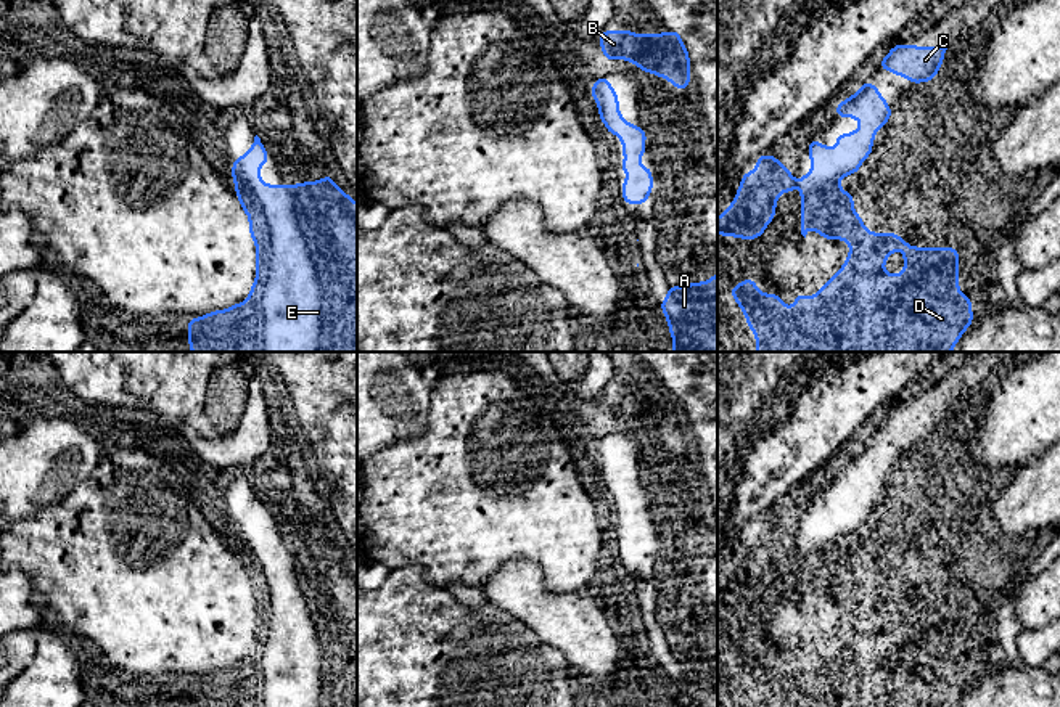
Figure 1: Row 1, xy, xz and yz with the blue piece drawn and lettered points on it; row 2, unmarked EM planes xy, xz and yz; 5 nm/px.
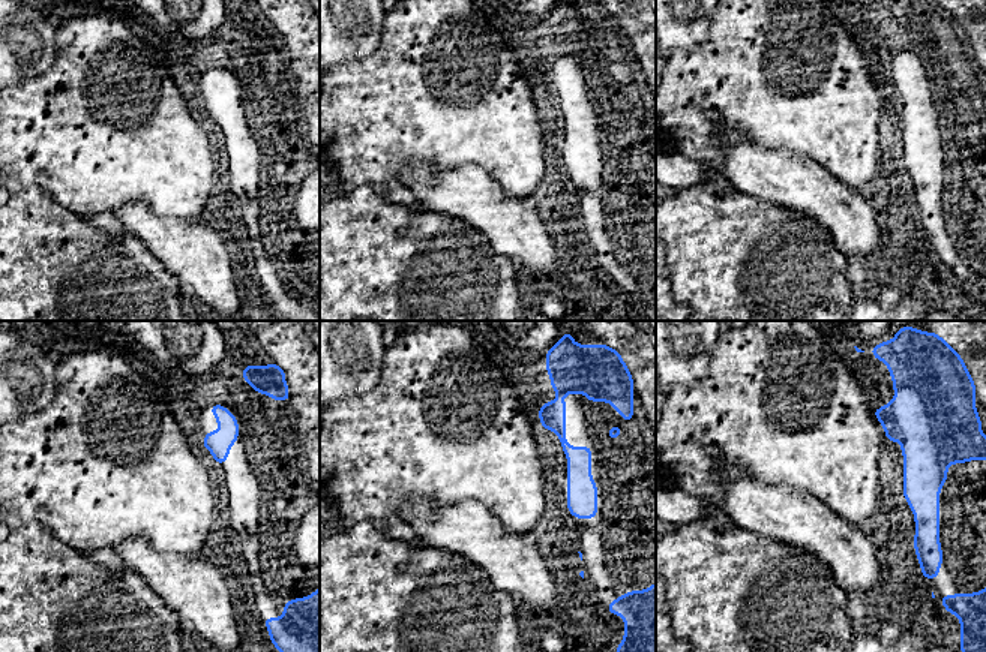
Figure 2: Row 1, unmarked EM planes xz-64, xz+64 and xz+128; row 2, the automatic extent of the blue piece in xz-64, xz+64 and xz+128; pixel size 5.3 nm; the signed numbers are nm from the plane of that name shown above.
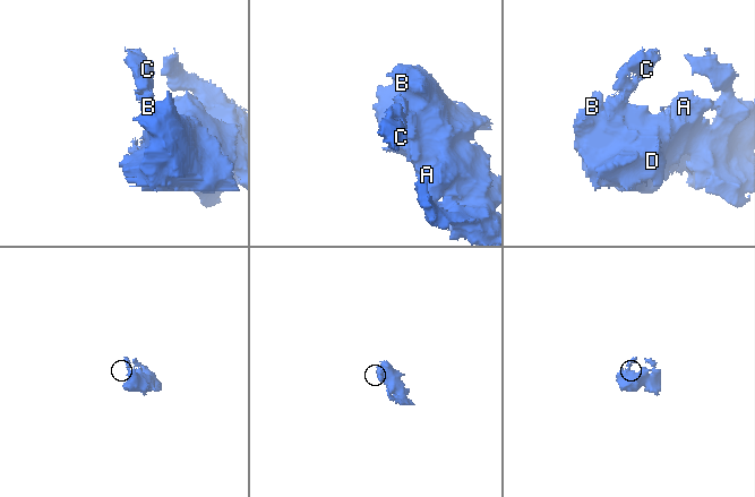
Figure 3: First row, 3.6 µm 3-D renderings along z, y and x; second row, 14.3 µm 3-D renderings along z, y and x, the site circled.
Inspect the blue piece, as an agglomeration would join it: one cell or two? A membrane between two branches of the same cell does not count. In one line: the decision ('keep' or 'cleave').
keep

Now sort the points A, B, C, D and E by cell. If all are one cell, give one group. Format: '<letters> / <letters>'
A B C D E

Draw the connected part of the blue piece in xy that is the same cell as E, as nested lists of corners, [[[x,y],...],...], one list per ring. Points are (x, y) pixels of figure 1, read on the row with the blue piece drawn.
[[[256,135],[253,146],[243,157],[233,159],[230,174],[235,180],[236,199],[249,215],[249,236],[256,241],[256,283],[244,304],[233,304],[228,310],[214,310],[204,317],[187,320],[188,347],[193,352],[357,352],[357,202],[333,185],[333,175],[325,174],[322,182],[299,185],[264,185],[259,167],[269,164],[269,154]]]

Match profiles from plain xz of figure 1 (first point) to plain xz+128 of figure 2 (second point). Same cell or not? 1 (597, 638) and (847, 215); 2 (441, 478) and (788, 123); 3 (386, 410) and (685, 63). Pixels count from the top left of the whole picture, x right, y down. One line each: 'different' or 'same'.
1: same
2: same
3: different

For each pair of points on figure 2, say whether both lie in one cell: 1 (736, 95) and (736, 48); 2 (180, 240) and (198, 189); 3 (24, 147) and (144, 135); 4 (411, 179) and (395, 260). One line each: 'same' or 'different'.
1: same
2: different
3: same
4: different

